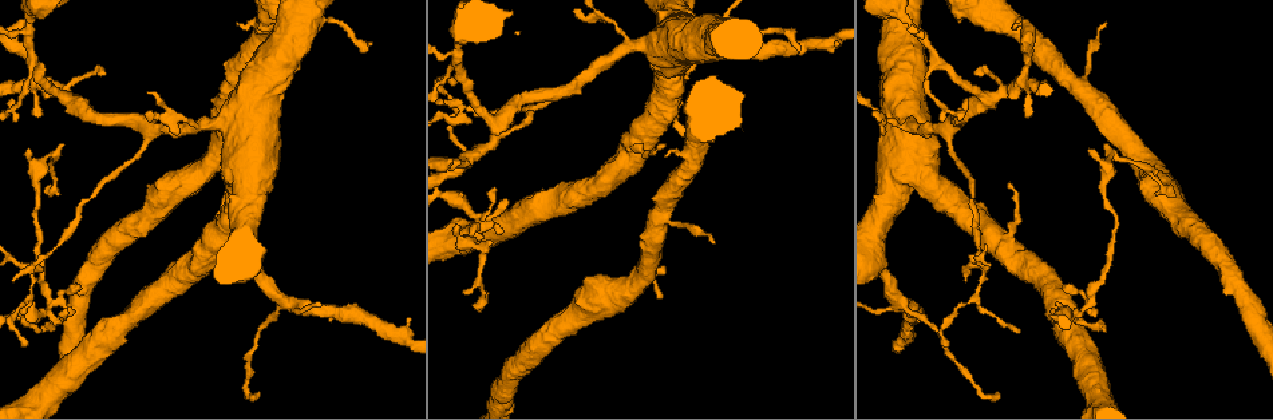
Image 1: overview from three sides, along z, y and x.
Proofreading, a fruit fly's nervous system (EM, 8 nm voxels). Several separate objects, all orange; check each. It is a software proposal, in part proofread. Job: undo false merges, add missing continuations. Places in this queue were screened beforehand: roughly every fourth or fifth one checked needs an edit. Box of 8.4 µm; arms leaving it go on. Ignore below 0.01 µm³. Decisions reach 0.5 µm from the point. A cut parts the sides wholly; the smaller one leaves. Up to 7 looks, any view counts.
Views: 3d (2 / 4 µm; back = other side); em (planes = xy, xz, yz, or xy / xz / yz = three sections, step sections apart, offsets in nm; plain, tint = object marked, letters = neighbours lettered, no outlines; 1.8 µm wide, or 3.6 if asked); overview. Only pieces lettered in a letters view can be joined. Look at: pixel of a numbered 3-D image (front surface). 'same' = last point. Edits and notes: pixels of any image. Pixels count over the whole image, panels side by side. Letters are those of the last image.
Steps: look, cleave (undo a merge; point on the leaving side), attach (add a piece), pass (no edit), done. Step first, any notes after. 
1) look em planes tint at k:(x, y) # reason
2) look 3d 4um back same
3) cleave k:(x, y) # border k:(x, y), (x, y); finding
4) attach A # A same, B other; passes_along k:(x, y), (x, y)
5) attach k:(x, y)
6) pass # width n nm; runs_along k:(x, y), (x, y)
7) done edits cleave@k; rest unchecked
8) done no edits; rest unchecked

look 3d 2um at 1:(1086, 303) # branch point

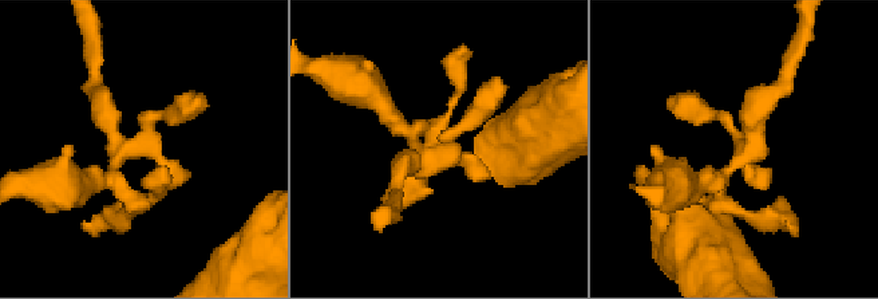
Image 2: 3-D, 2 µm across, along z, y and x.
look em planes tint at 2:(741, 159) # now the EM

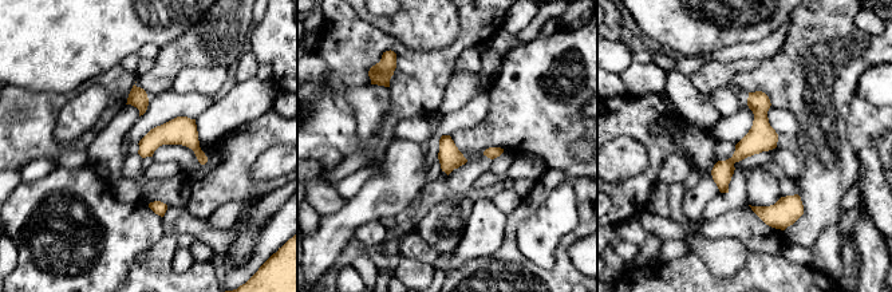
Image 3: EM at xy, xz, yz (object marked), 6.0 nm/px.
look em planes letters same # see the neighbours

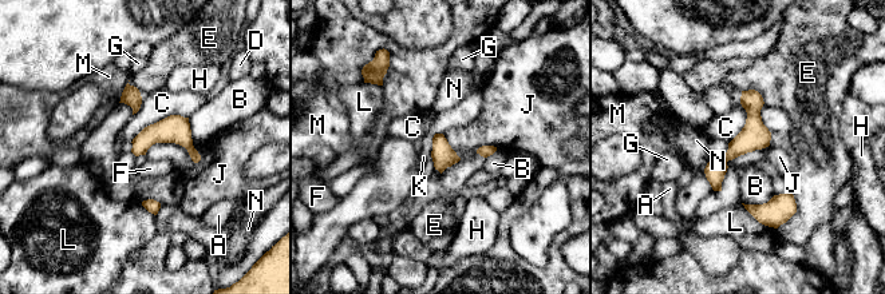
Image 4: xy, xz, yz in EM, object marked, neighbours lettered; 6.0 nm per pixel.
pass # A other, B other, C other, D other, E other, F other, G other, H other, J other, K other, L other, M other, N other; runs_along 4:(751, 92), (753, 131), (716, 169), (716, 187); continuous, no second neuron

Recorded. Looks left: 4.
look em xz step 16 tint at 1:(50, 164) # sharp bend

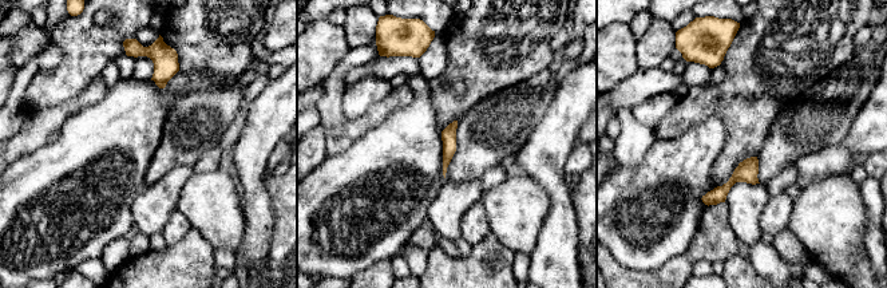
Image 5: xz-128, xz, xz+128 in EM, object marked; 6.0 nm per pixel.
look em xz step 16 letters same

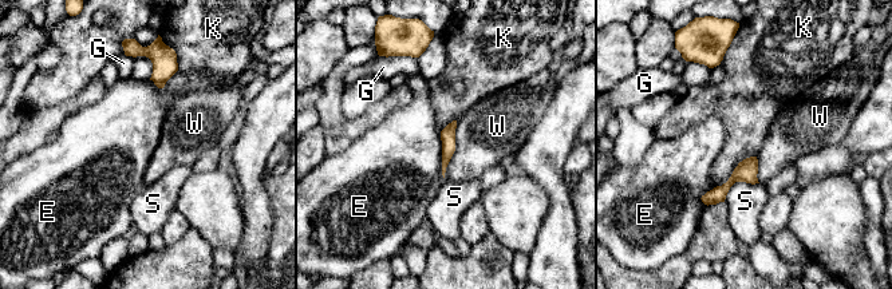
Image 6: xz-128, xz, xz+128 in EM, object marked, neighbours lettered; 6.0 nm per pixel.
pass # E other, G other, K other, S other, W other; runs_along 6:(753, 159), (718, 194), (705, 198); all the same neuron

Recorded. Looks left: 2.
done no edits; rest unchecked

